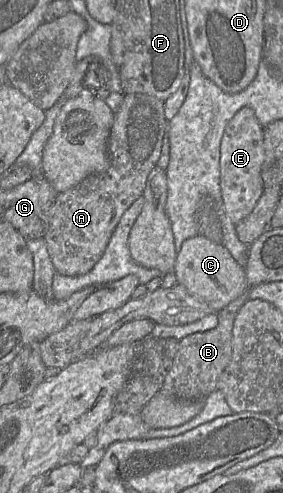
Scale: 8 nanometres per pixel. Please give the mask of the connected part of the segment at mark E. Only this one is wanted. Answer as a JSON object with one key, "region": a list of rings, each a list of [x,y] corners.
{"region":[[[250,107],[241,108],[226,125],[220,143],[220,188],[223,213],[236,225],[248,216],[264,191],[261,167],[264,161],[263,126]]]}

